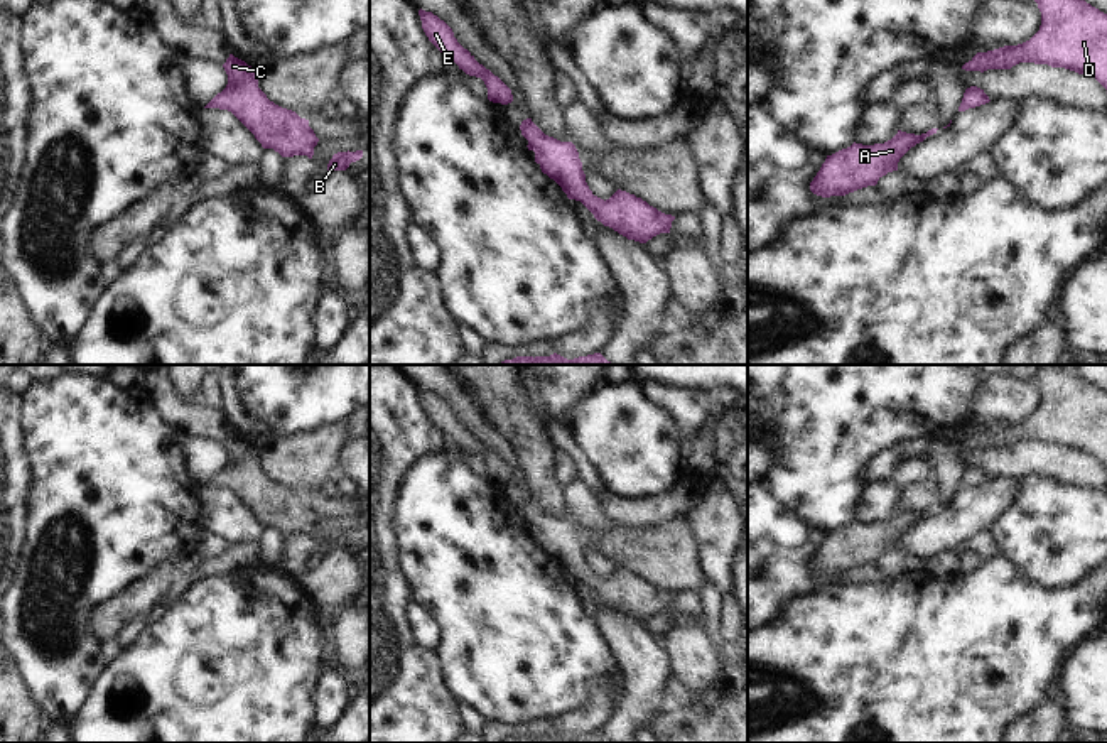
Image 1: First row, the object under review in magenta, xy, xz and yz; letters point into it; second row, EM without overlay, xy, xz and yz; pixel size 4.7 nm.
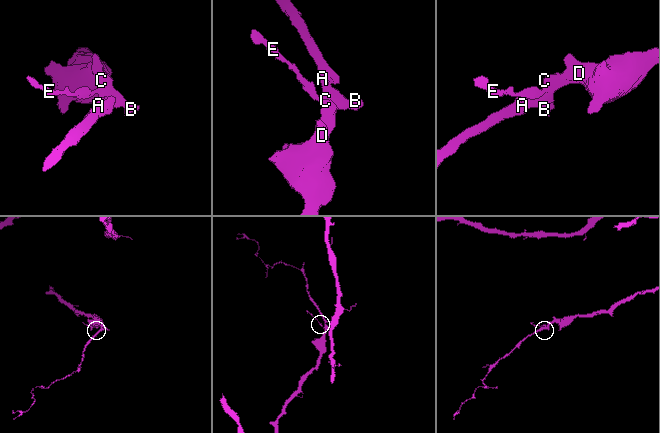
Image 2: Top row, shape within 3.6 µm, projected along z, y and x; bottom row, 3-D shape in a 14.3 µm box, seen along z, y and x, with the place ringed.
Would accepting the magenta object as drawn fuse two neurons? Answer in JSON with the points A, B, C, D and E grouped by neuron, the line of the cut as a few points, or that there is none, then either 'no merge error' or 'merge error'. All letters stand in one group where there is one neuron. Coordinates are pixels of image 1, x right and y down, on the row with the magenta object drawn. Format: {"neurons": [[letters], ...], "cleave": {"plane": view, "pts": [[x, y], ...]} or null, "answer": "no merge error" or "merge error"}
{"neurons": [["A", "B", "C", "D", "E"]], "cleave": null, "answer": "no merge error"}

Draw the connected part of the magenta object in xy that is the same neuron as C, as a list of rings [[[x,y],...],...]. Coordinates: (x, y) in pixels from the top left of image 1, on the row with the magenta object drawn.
[[[230,54],[223,68],[228,84],[204,108],[231,111],[263,149],[273,149],[282,157],[312,159],[319,138],[309,127],[309,120],[270,101],[258,88],[258,69],[245,61]]]

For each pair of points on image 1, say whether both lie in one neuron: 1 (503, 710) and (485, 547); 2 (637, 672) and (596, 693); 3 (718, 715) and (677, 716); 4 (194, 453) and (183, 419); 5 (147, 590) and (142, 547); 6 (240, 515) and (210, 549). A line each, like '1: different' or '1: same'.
1: same
2: different
3: same
4: different
5: different
6: different

